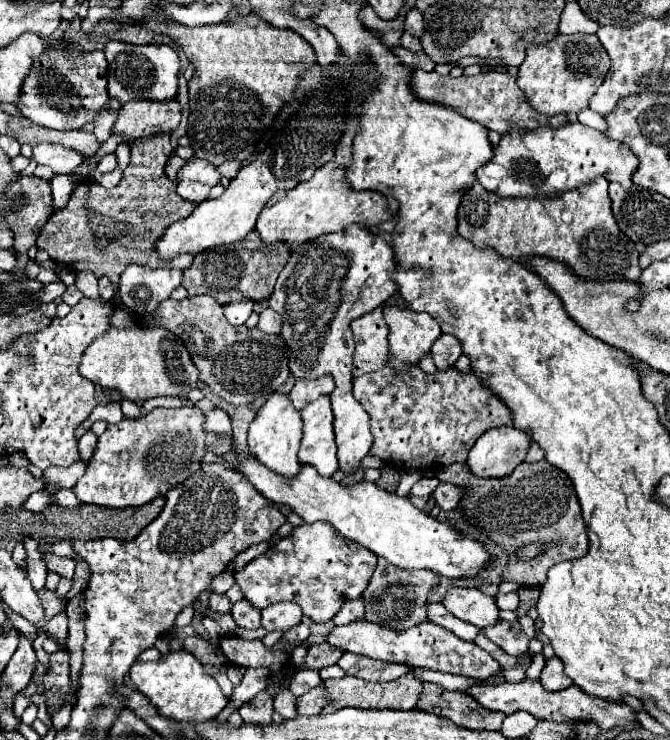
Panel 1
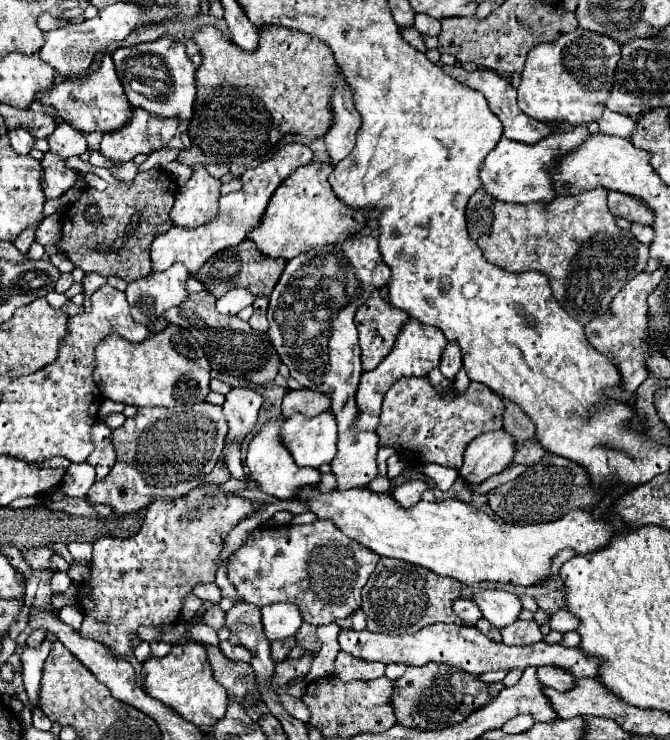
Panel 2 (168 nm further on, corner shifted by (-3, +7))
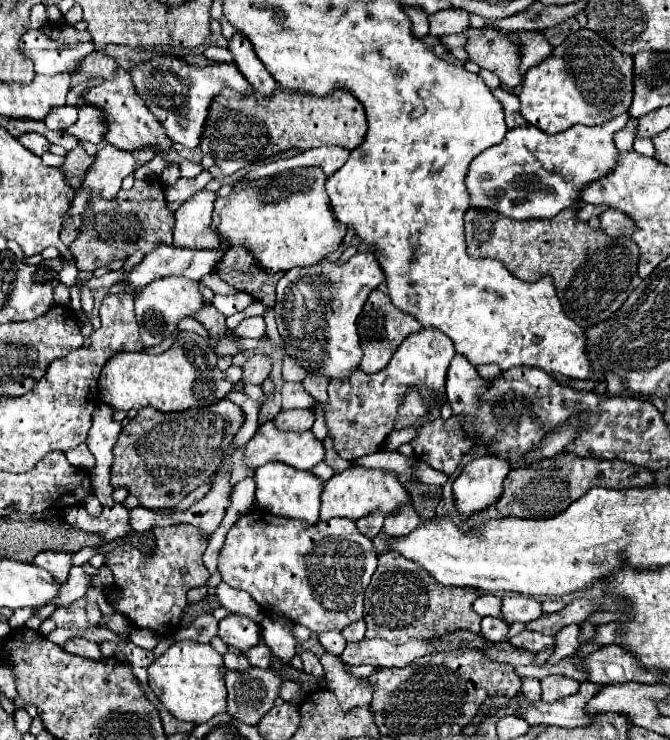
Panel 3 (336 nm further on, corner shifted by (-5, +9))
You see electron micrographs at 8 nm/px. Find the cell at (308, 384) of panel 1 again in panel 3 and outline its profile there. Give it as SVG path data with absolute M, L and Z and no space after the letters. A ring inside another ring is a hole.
M292 408L292 410L280 410L272 422L282 428L282 430L296 430L296 432L304 432L310 430L312 424L316 420L316 414L312 412L312 408Z

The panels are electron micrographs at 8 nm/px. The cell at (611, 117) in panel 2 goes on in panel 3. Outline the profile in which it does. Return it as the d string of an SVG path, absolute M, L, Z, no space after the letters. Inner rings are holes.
M636 136L636 138L634 138L634 150L636 150L638 154L654 156L654 146L652 146L652 140L650 140L650 138L642 138L642 136Z

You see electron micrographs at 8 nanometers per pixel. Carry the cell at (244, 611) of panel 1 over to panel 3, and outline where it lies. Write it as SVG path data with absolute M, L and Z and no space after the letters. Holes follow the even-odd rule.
M228 614L224 620L218 624L218 636L238 648L240 652L246 652L260 644L260 626L248 616L242 614Z

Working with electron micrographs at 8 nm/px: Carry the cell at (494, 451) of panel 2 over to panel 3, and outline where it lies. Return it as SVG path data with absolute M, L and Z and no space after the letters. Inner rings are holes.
M486 454L470 460L454 480L456 508L464 516L470 516L494 504L494 500L502 494L502 482L508 472L508 462L498 456Z

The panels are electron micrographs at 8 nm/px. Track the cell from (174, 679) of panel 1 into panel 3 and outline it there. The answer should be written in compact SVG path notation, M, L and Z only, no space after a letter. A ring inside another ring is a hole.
M184 640L172 644L150 664L148 684L172 716L184 722L202 724L212 716L226 712L226 686L222 672L222 656L210 644Z

